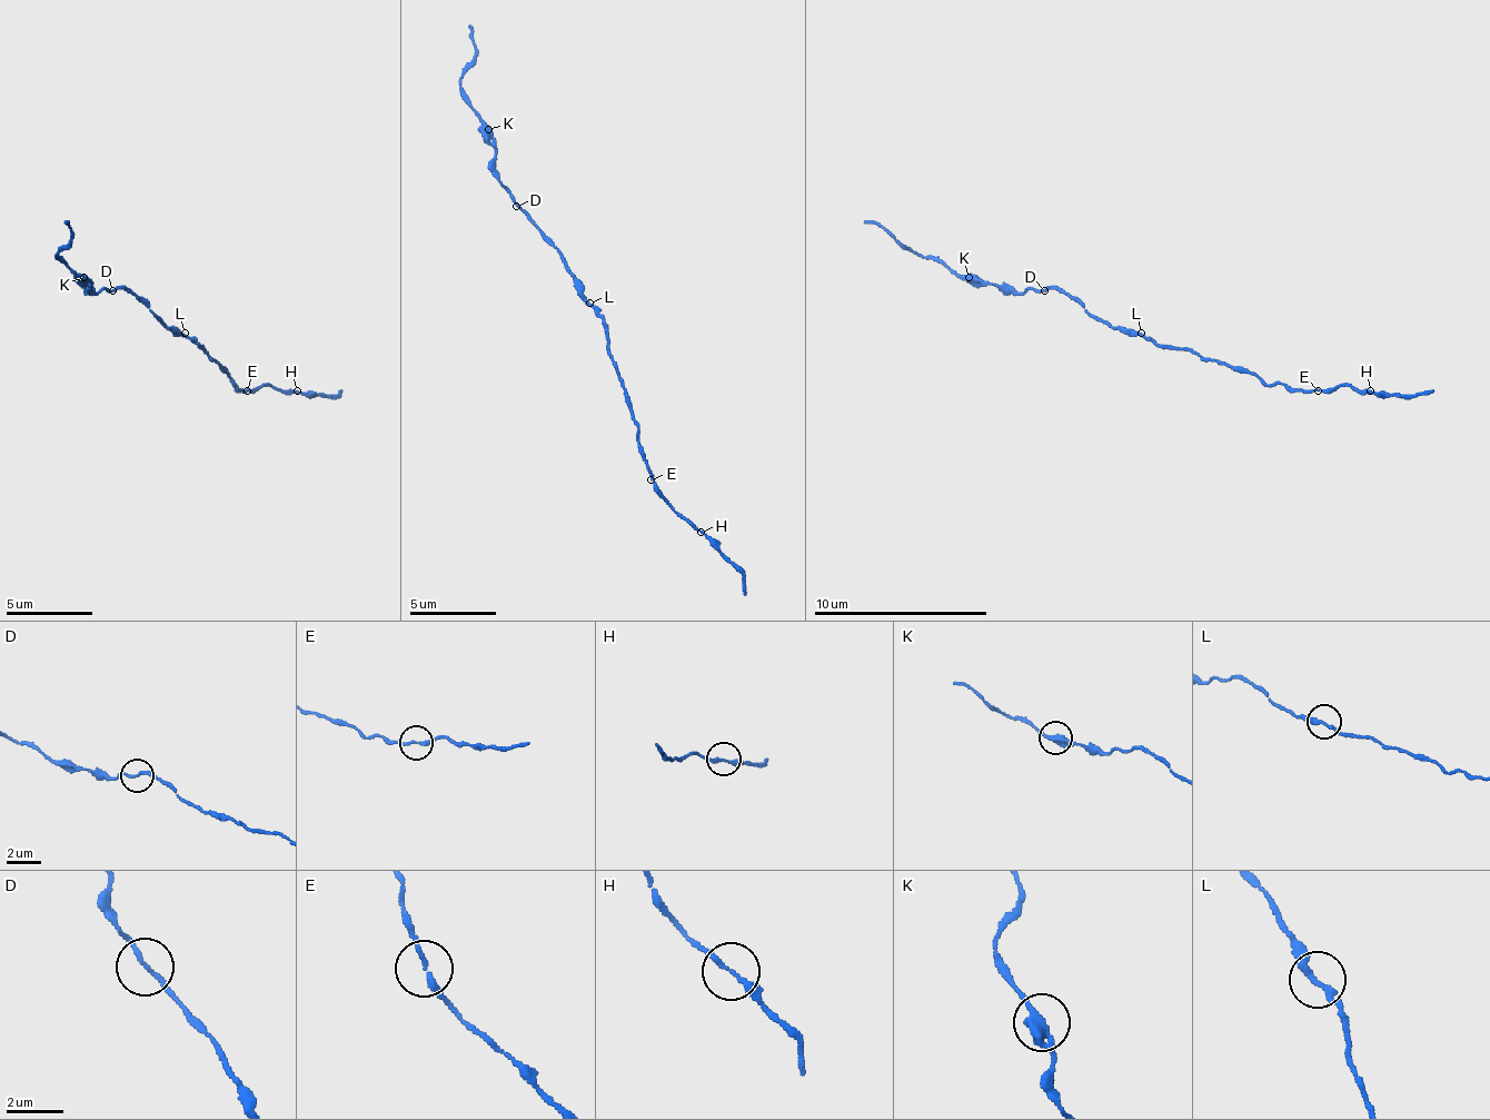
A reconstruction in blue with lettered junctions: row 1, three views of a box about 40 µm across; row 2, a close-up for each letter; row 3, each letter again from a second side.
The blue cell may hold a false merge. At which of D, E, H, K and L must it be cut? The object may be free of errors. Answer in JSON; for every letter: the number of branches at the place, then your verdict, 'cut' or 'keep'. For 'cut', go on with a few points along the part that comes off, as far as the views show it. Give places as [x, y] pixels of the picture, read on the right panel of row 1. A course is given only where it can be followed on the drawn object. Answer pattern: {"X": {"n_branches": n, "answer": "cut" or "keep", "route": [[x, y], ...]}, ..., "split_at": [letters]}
{"D": {"n_branches": 2, "answer": "keep"}, "E": {"n_branches": 2, "answer": "keep"}, "H": {"n_branches": 2, "answer": "keep"}, "K": {"n_branches": 2, "answer": "keep"}, "L": {"n_branches": 2, "answer": "keep"}, "split_at": []}

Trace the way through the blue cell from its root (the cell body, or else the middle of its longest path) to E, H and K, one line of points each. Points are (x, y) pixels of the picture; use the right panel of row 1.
E: (1141, 337), (1172, 350), (1193, 350), (1202, 358), (1228, 367), (1241, 367), (1268, 385), (1319, 389)
H: (1141, 337), (1172, 350), (1193, 350), (1202, 358), (1228, 367), (1241, 367), (1268, 385), (1371, 389)
K: (1141, 337), (1120, 333), (1106, 319), (1054, 289), (1024, 289), (1020, 294), (1006, 285), (981, 285), (967, 276)

